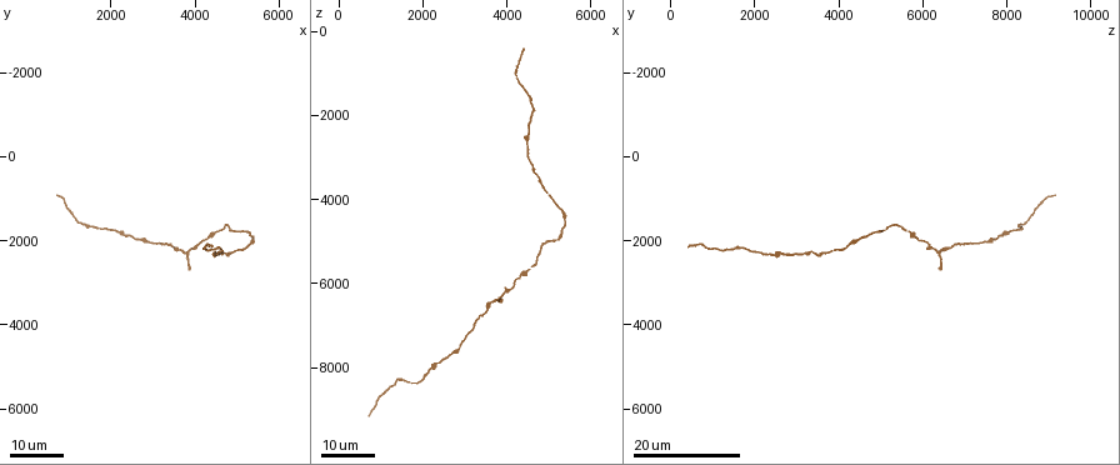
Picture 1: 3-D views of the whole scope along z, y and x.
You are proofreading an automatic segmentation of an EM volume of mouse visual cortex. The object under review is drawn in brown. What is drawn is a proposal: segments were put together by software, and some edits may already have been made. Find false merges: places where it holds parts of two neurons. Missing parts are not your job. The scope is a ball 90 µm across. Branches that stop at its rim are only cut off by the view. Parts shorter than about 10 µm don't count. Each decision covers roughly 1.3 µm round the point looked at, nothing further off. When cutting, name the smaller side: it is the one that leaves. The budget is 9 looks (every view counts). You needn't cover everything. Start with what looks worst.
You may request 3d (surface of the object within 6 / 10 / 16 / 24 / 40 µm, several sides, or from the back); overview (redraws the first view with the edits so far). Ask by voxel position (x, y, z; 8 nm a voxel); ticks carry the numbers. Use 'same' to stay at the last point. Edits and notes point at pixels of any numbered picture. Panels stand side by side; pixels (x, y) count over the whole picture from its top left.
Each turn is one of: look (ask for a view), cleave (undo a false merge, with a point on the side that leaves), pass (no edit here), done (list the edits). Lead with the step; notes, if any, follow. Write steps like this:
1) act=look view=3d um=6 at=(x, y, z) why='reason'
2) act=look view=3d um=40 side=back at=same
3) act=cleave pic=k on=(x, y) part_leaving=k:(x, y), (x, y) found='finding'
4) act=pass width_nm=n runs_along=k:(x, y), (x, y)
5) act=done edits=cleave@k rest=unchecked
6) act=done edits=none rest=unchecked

act=look view=3d um=24 at=(4350, 1950, 5800) why='sudden change in width'

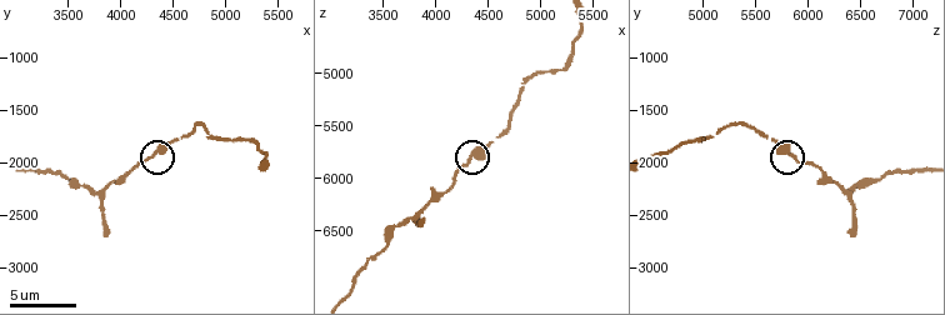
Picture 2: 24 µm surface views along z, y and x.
act=look view=3d um=10 at=(4280, 1960, 5820)

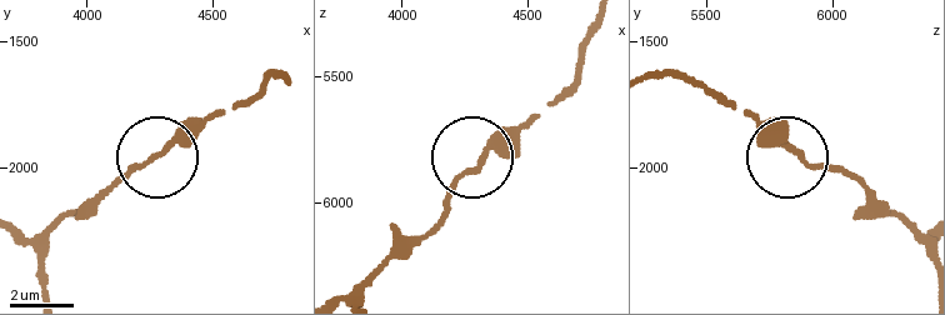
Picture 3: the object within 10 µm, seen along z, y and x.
act=pass found='continuous, no second neuron'

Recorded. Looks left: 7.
act=look view=3d um=6 at=(3720, 2260, 6400) why='sudden change in width'

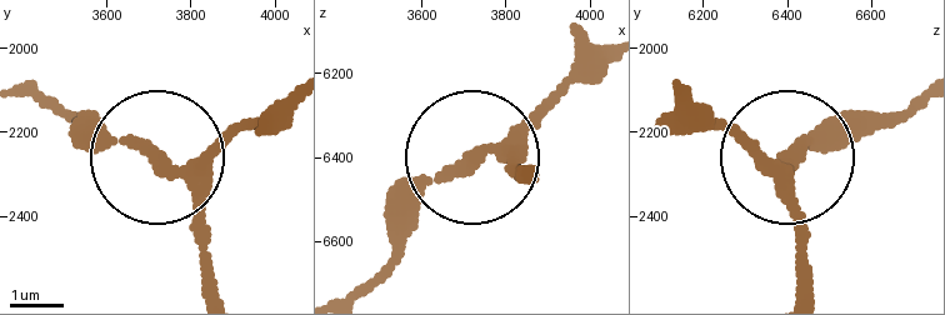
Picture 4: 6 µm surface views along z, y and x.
act=pass runs_along=4:(293, 88), (185, 159), (105, 136), (83, 114) found='one neuron here'

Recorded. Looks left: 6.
act=look view=3d um=16 at=(4700, 2300, 3400) why='thin neck'

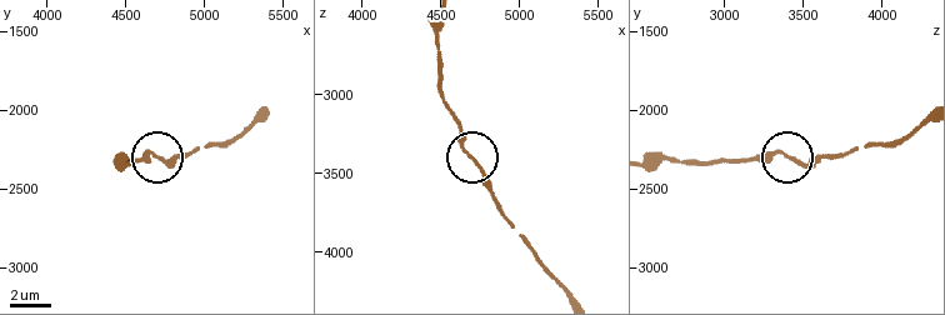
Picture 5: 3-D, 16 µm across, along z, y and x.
act=look view=3d um=10 at=(4720, 2320, 3420)

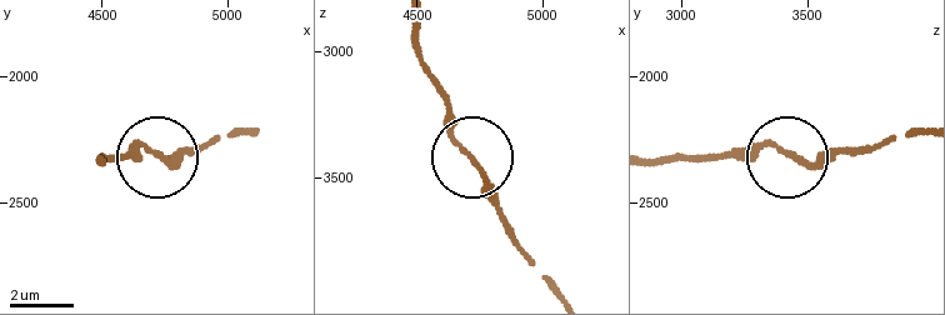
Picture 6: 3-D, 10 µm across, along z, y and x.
act=pass width_nm=140 runs_along=6:(921, 130), (800, 163), (760, 146), (706, 154) found='all the same neuron'

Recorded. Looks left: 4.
act=look view=3d um=24 at=(5400, 2000, 4350) why='calibre changes'

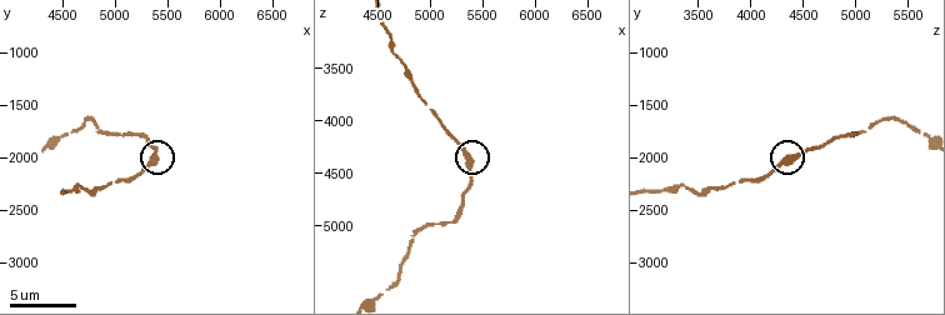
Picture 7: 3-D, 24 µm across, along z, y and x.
act=look view=3d um=10 at=(5320, 2040, 4280)

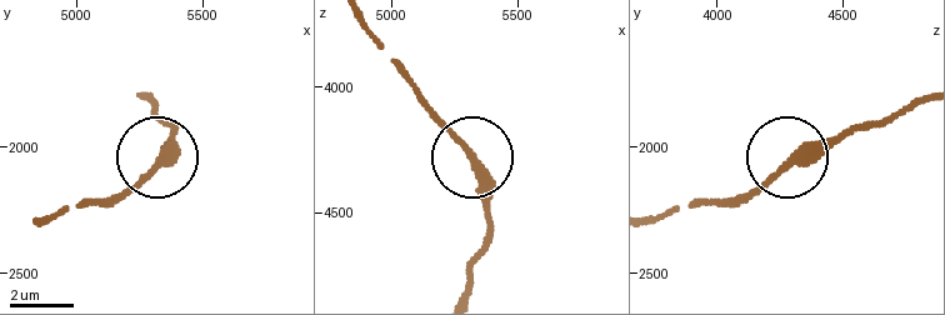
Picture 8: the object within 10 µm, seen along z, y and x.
act=pass width_nm=300 found='one neuron here'

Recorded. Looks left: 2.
act=done edits=none rest=unchecked

